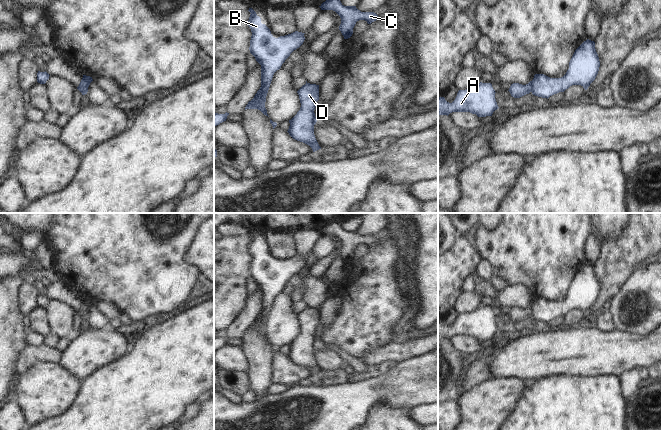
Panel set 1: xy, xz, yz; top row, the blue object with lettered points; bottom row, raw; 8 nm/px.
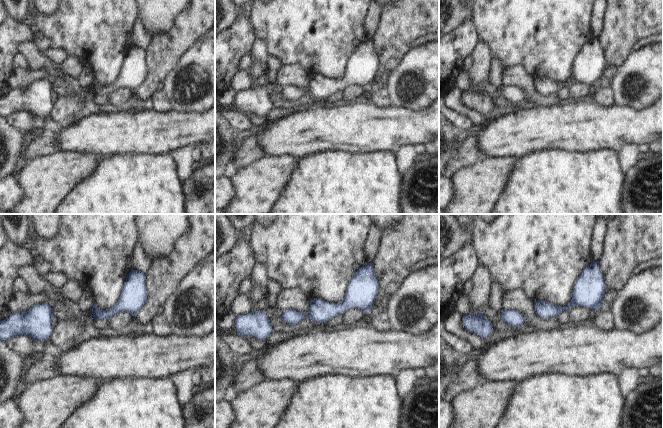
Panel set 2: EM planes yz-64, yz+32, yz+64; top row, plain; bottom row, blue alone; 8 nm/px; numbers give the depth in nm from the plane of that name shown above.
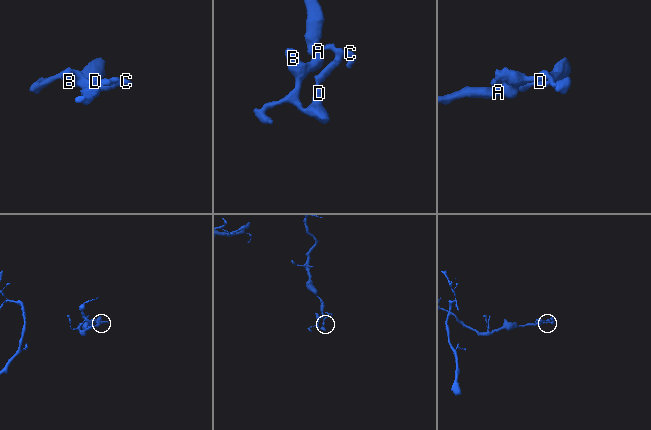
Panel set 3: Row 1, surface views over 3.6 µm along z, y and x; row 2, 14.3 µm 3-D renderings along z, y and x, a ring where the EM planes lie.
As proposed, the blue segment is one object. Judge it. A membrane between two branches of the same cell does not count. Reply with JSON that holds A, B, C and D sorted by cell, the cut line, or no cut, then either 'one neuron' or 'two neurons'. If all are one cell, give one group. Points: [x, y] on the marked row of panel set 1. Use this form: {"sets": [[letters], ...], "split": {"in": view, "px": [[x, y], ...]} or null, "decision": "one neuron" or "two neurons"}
{"sets": [["A", "B", "D"], ["C"]], "split": {"in": "yz", "px": [[531, 81], [532, 91]]}, "decision": "two neurons"}

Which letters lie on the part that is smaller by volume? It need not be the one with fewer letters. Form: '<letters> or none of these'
C

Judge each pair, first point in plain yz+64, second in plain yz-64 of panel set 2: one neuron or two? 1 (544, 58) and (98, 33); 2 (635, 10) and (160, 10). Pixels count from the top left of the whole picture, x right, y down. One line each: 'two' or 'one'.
1: one
2: two

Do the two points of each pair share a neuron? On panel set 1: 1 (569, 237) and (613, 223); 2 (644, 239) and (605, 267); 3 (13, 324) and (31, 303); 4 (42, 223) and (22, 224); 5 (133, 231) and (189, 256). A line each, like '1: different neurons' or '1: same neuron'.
1: different neurons
2: same neuron
3: different neurons
4: same neuron
5: different neurons

